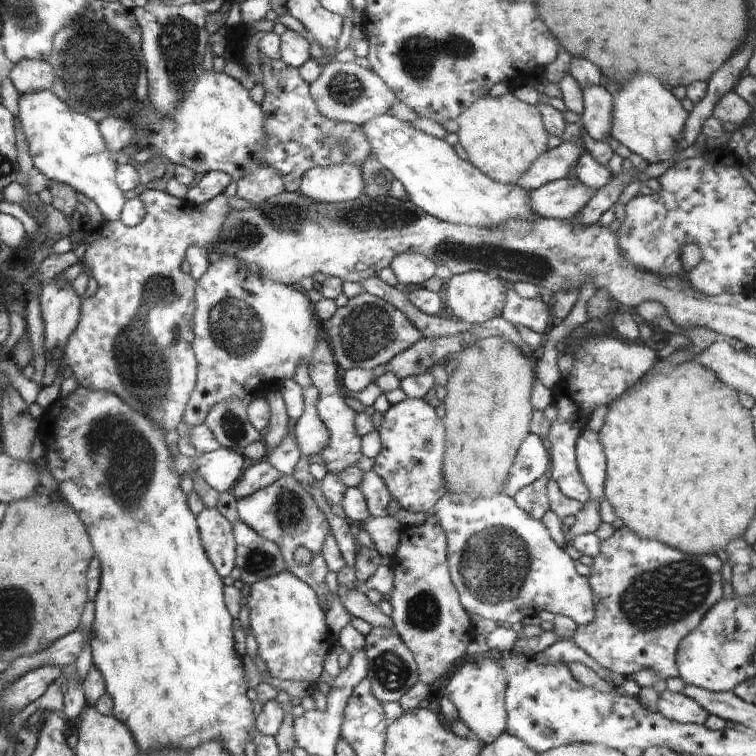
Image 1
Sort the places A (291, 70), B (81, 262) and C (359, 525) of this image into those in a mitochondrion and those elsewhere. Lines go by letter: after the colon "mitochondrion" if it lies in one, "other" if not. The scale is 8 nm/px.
A: other
B: other
C: other

